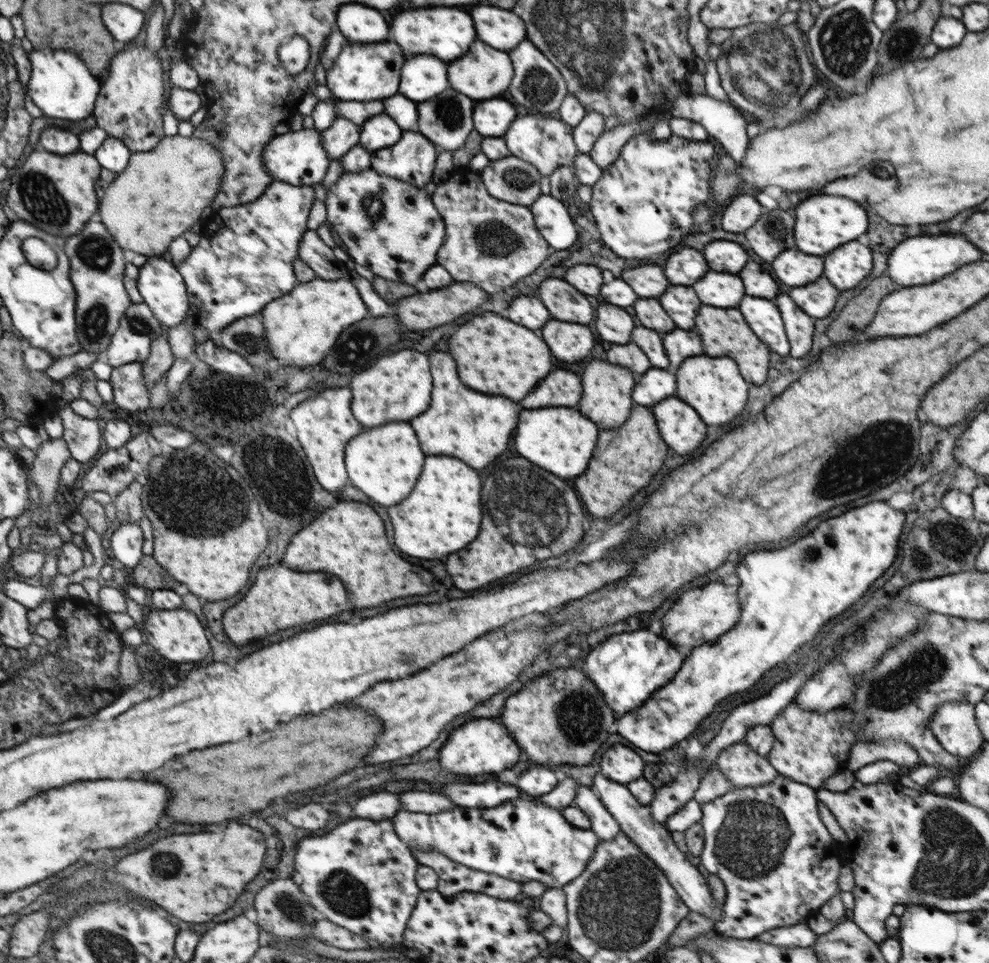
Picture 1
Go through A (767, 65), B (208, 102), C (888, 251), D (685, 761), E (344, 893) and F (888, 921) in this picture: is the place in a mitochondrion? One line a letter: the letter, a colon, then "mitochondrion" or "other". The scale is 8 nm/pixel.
A: mitochondrion
B: other
C: other
D: other
E: mitochondrion
F: other

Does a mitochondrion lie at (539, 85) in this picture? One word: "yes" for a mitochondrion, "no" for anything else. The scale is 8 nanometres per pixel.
yes

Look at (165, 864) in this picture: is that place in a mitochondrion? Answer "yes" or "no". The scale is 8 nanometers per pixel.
yes

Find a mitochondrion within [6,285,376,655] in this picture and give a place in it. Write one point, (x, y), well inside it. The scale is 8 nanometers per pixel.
(279, 472)

